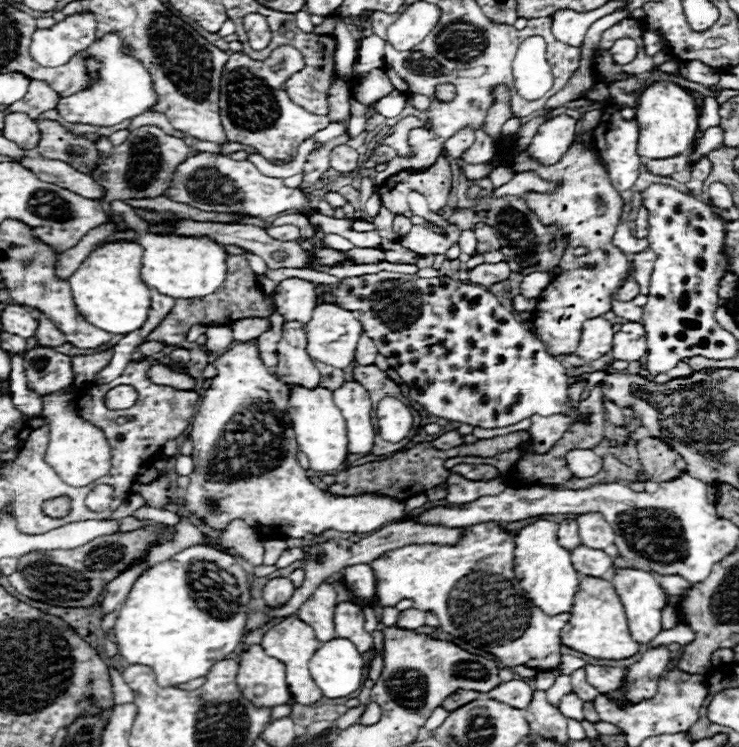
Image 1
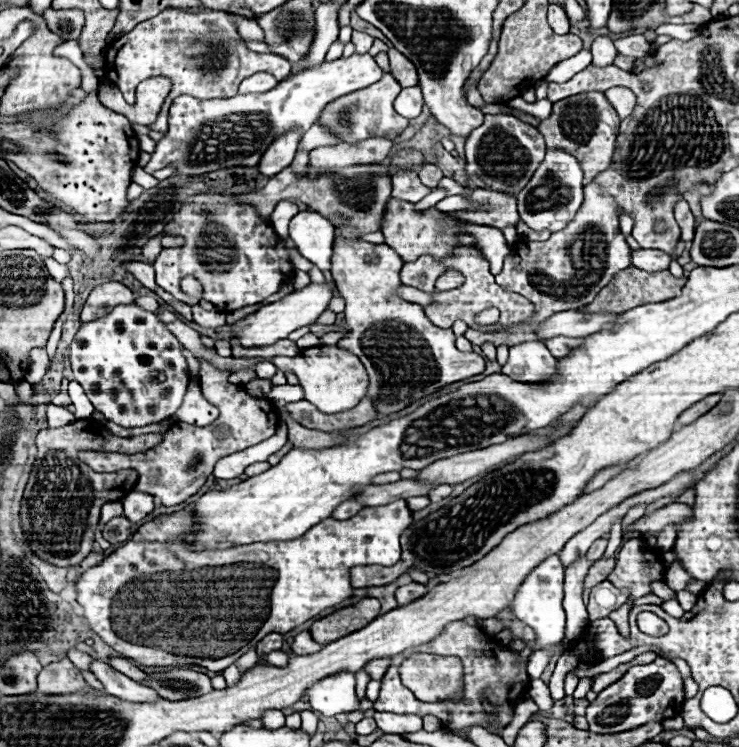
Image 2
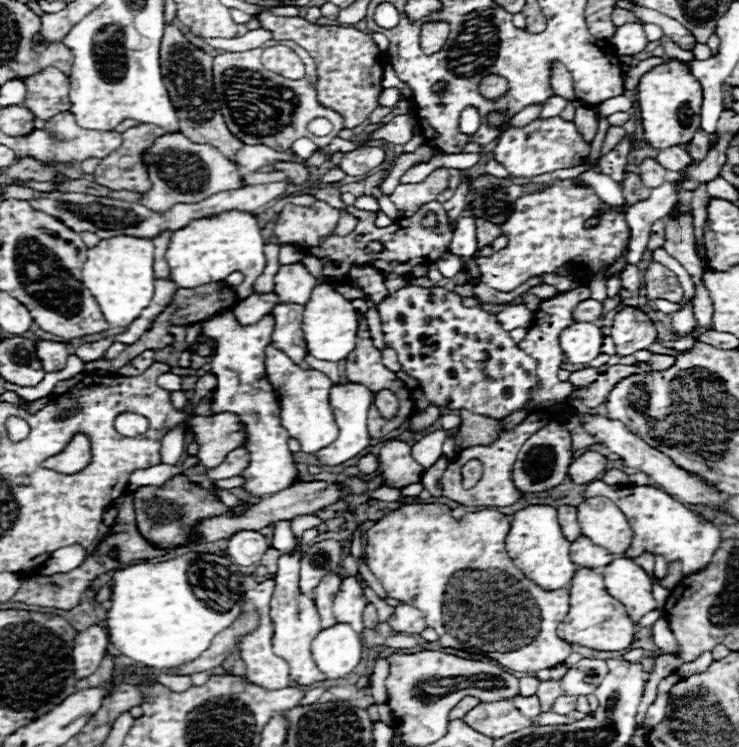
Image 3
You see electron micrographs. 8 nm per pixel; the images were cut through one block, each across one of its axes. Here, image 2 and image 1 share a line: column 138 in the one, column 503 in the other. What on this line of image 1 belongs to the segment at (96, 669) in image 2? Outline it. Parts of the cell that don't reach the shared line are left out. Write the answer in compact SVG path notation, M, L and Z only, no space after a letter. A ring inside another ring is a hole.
M510 680L510 682L502 682L500 688L490 690L486 696L494 698L498 702L510 704L512 708L524 710L532 700L532 692L534 690L530 688L530 684L526 680Z

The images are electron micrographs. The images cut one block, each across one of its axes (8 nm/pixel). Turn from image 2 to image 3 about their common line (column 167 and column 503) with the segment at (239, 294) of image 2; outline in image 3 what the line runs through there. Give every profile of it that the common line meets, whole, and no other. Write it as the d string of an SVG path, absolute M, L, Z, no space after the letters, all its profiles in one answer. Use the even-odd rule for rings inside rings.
M556 180L540 194L518 198L514 202L512 216L506 224L502 224L502 234L510 238L506 248L494 252L490 258L480 256L480 252L474 256L482 272L480 280L502 292L516 288L532 276L554 272L558 266L572 262L576 272L588 278L592 270L586 268L586 264L592 264L594 270L598 270L598 266L608 262L608 268L604 268L608 272L630 238L624 212L608 210L608 206L600 202L592 190L574 186L572 180ZM602 208L606 212L600 212ZM592 216L600 216L600 224L594 228L584 228L584 222Z

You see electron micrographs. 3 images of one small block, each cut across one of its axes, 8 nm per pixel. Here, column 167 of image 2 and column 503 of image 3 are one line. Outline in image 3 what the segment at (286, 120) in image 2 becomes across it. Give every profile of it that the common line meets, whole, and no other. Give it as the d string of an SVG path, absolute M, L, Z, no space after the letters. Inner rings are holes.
M560 116L534 120L524 128L508 126L500 134L500 142L494 148L494 160L500 162L512 176L536 176L560 168L572 168L584 162L588 156L588 144L578 134L574 122L566 122Z

